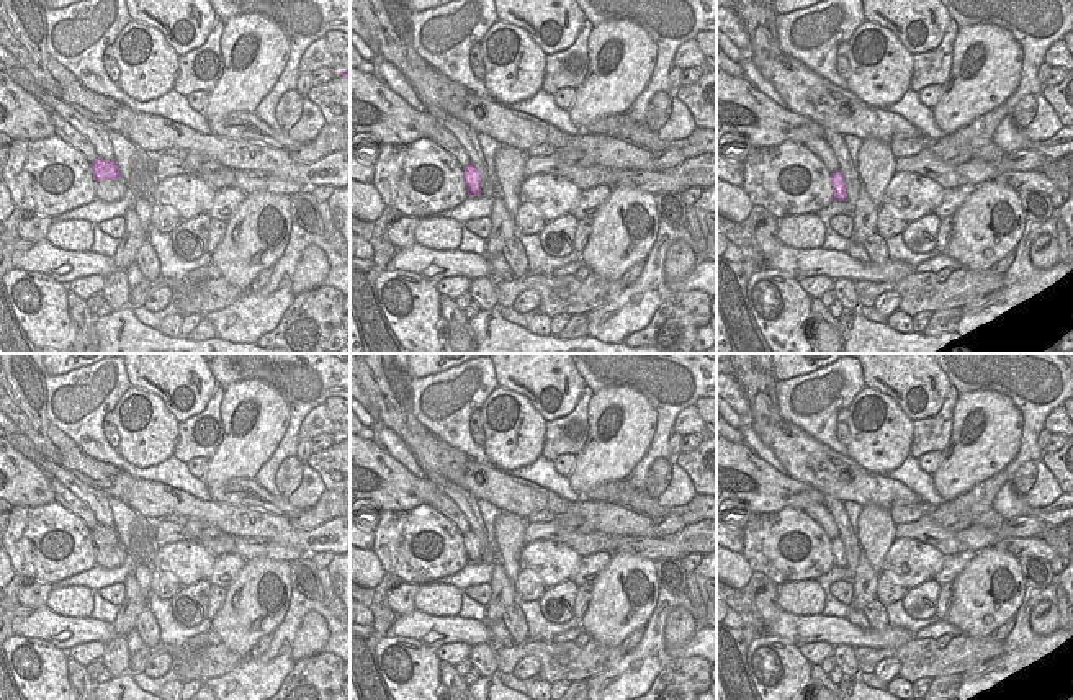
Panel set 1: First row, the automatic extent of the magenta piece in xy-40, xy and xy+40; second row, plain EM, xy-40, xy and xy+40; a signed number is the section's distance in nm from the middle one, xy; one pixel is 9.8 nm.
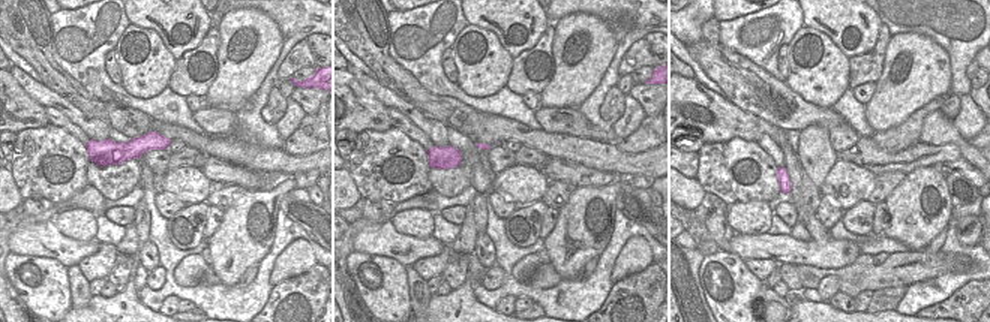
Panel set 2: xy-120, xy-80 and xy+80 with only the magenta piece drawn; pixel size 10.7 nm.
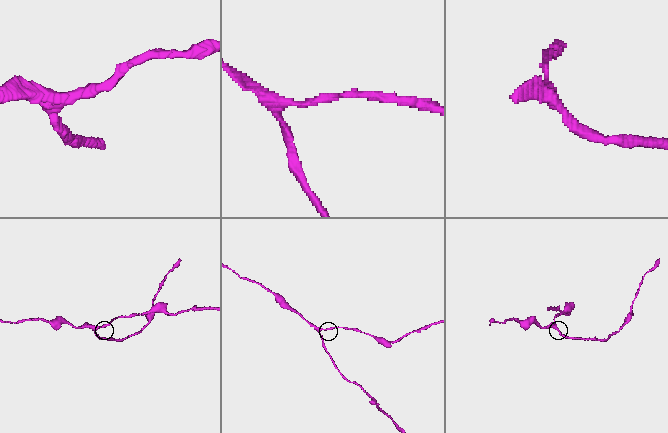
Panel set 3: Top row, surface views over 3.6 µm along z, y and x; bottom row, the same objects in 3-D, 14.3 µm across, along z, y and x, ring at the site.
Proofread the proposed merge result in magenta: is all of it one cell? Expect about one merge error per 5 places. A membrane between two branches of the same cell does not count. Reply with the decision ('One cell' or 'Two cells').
One cell

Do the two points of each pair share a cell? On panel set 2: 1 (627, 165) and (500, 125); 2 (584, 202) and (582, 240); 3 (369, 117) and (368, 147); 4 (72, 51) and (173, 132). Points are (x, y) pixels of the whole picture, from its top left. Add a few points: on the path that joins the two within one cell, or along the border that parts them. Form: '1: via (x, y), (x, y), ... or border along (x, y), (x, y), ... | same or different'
1: via (596, 155), (531, 138) | same
2: via (584, 211), (582, 231) | same
3: border along (392, 126), (384, 131), (362, 131), (359, 134) | different
4: border along (153, 119), (182, 125), (192, 131) | different

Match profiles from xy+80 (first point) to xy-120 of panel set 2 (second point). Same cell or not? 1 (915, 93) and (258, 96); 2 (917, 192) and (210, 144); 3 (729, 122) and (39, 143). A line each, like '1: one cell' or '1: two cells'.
1: two cells
2: two cells
3: two cells

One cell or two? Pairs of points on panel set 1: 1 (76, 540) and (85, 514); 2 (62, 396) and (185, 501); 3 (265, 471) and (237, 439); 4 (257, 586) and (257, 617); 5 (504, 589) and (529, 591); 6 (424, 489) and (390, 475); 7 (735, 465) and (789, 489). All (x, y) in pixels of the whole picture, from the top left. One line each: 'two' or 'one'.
1: two
2: two
3: two
4: one
5: two
6: one
7: one

